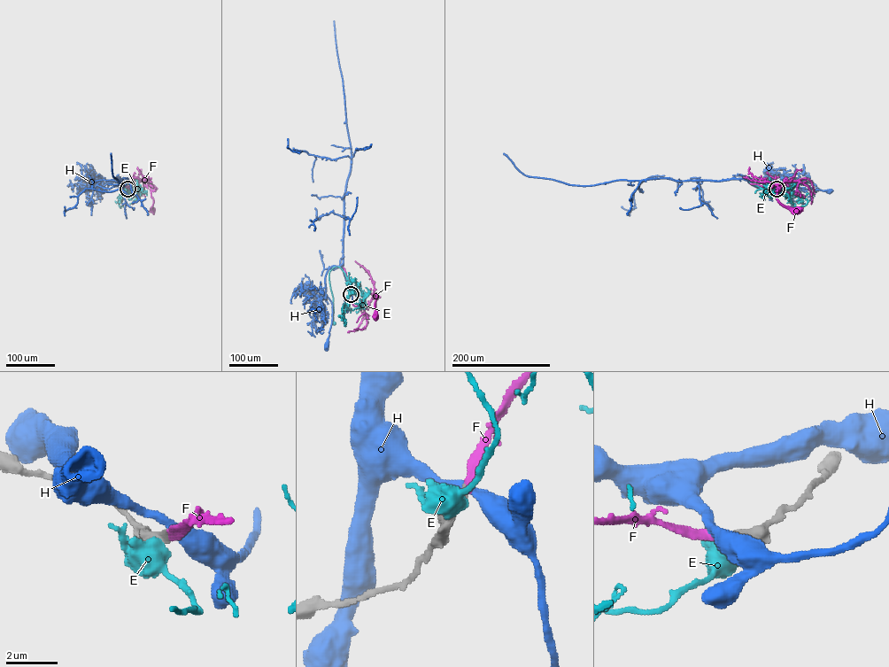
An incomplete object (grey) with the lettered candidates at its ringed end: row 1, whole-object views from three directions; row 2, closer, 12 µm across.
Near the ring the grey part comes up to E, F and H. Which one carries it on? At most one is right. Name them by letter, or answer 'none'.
F

